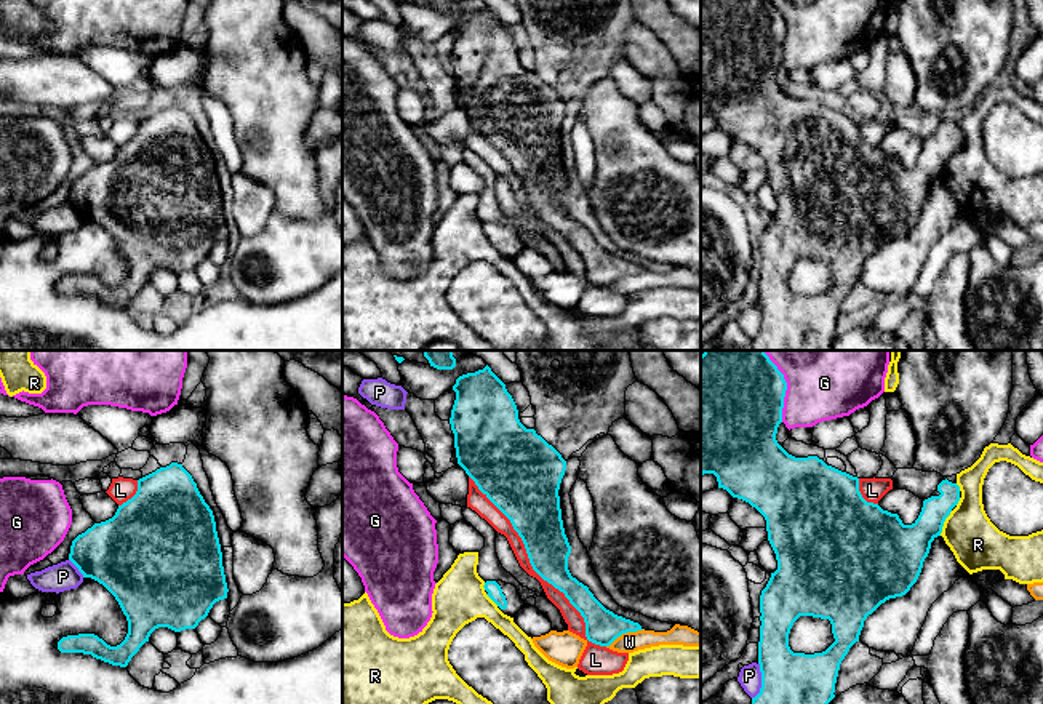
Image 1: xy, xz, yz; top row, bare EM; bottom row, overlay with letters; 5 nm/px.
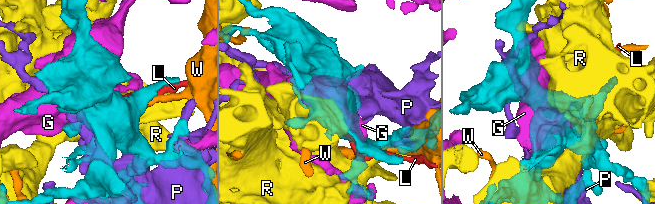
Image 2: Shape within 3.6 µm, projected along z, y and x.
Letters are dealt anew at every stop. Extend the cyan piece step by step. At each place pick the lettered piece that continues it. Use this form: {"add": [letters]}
{"add": []}

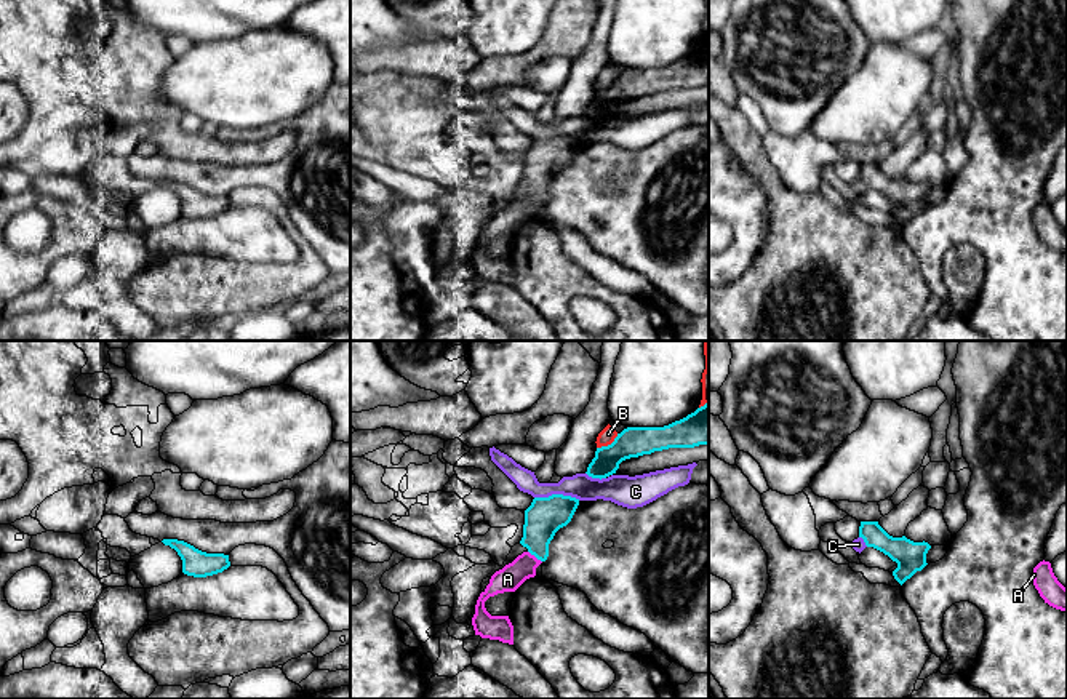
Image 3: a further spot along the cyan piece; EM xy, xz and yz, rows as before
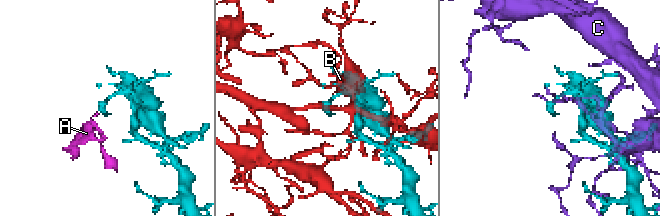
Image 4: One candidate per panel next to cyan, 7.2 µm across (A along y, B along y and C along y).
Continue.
{"add": ["A"]}

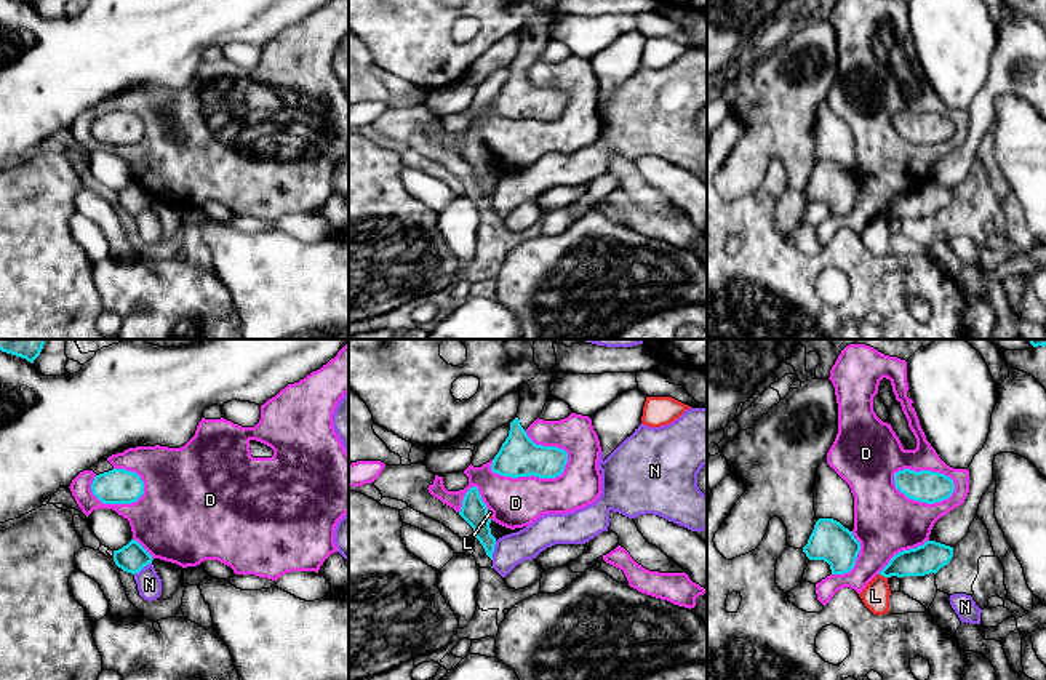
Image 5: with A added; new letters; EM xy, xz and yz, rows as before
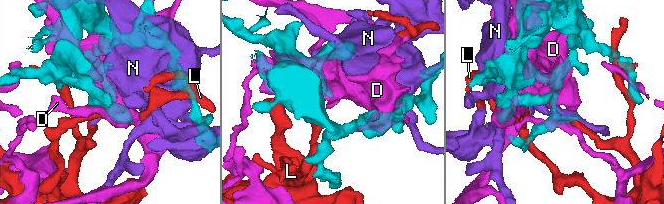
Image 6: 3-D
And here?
{"add": []}

